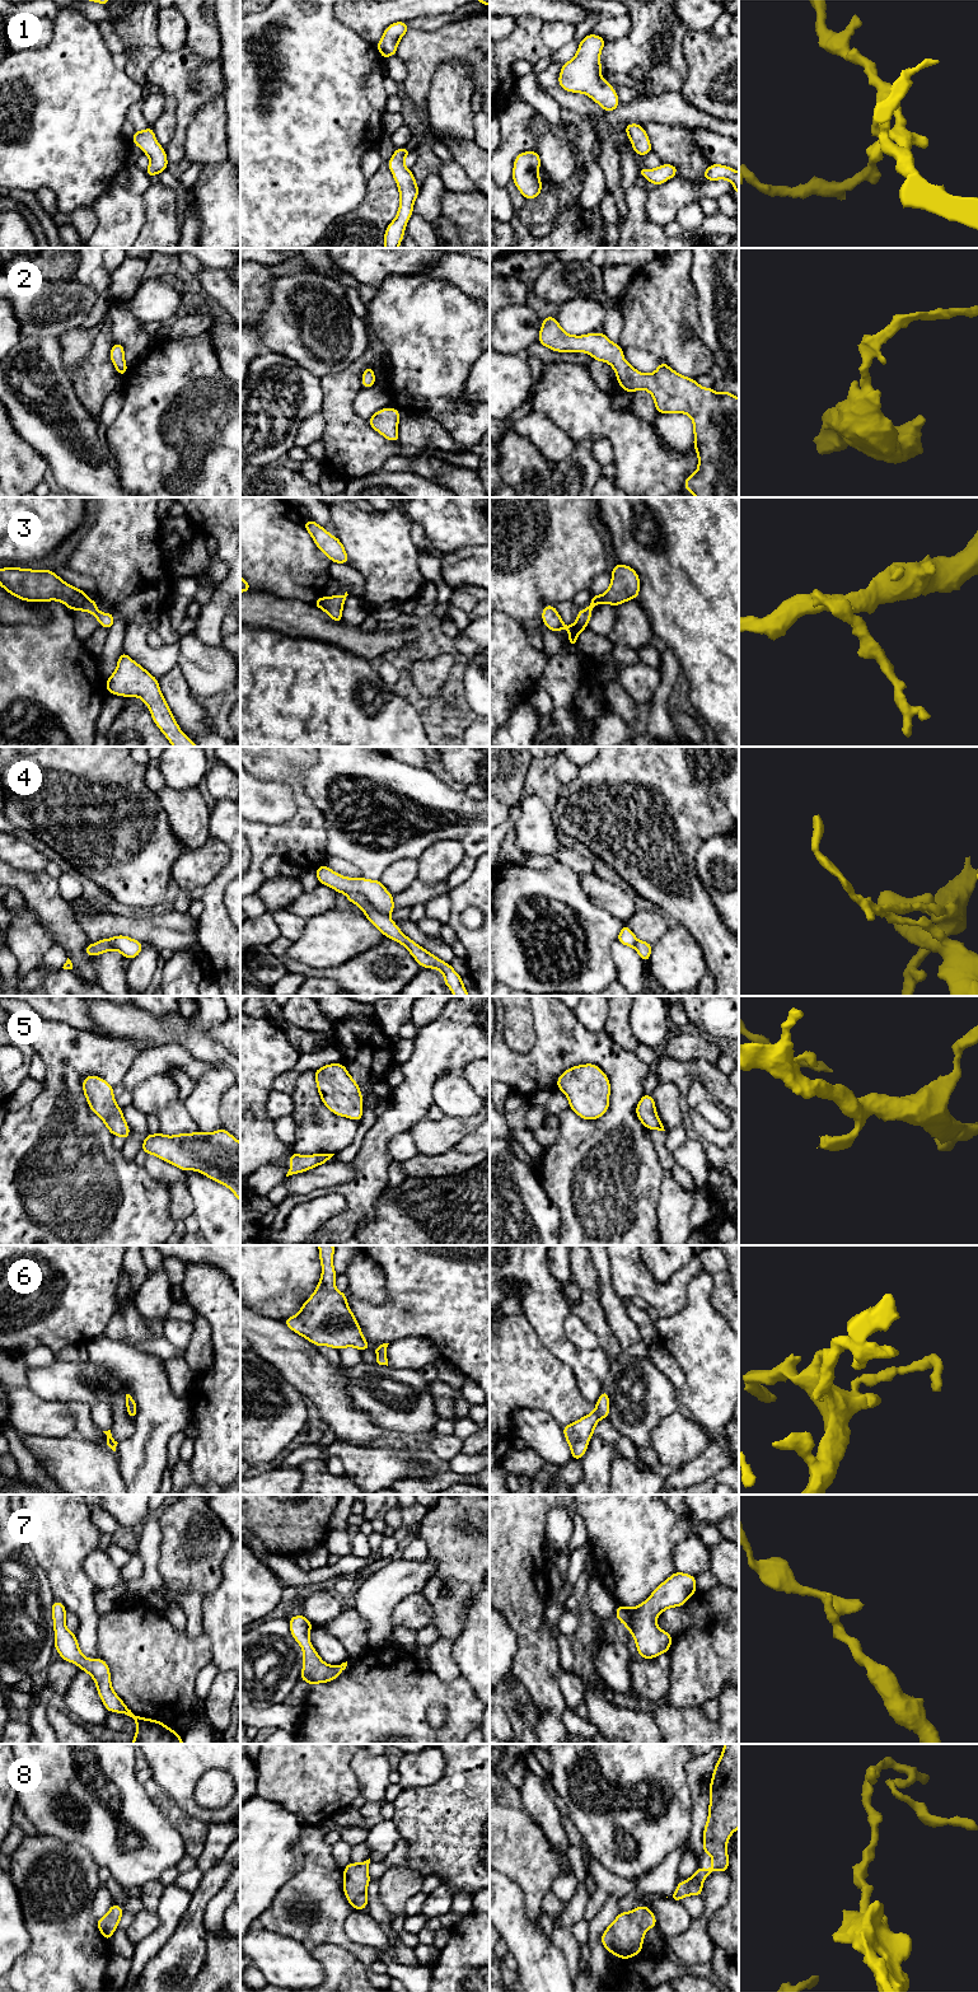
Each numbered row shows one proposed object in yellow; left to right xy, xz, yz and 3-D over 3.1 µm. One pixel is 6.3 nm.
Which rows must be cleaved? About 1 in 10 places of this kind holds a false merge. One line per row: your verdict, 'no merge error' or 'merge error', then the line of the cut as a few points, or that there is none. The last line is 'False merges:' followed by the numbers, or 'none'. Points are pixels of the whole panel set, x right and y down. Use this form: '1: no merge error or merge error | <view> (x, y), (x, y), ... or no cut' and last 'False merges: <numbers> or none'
1: no merge error | no cut
2: no merge error | no cut
3: no merge error | no cut
4: merge error | xz (337, 891), (359, 892), (375, 908), (388, 915)
5: no merge error | no cut
6: no merge error | no cut
7: no merge error | no cut
8: no merge error | no cut
False merges: 4

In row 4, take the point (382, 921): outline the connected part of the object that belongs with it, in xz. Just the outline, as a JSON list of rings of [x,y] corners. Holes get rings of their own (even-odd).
[[[337,892],[337,893],[345,893],[345,892]],[[345,893],[347,899],[359,906],[365,917],[387,937],[399,943],[401,945],[406,946],[410,954],[416,959],[416,962],[422,968],[432,968],[436,971],[441,971],[444,973],[444,982],[445,986],[451,990],[451,993],[454,996],[469,996],[463,981],[462,976],[459,976],[451,967],[451,964],[448,964],[435,957],[434,954],[425,950],[422,946],[416,944],[413,940],[411,940],[408,936],[406,936],[397,923],[389,918],[389,915],[383,913],[378,910],[375,910],[369,899],[360,894],[360,893]]]

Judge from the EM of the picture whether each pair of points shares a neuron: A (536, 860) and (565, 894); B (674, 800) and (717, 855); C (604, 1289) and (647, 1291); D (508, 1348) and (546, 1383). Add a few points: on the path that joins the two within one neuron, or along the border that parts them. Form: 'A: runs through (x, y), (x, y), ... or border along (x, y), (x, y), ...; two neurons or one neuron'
A: border along (555, 860), (539, 869), (532, 869), (523, 863); two neurons
B: border along (725, 833), (701, 845), (695, 868); two neurons
C: border along (608, 1259), (609, 1284), (626, 1301); two neurons
D: runs through (518, 1354), (536, 1373); one neuron

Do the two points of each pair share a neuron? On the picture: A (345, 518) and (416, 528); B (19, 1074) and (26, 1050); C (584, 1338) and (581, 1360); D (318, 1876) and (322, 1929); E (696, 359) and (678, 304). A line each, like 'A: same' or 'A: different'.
A: different
B: same
C: different
D: same
E: same

